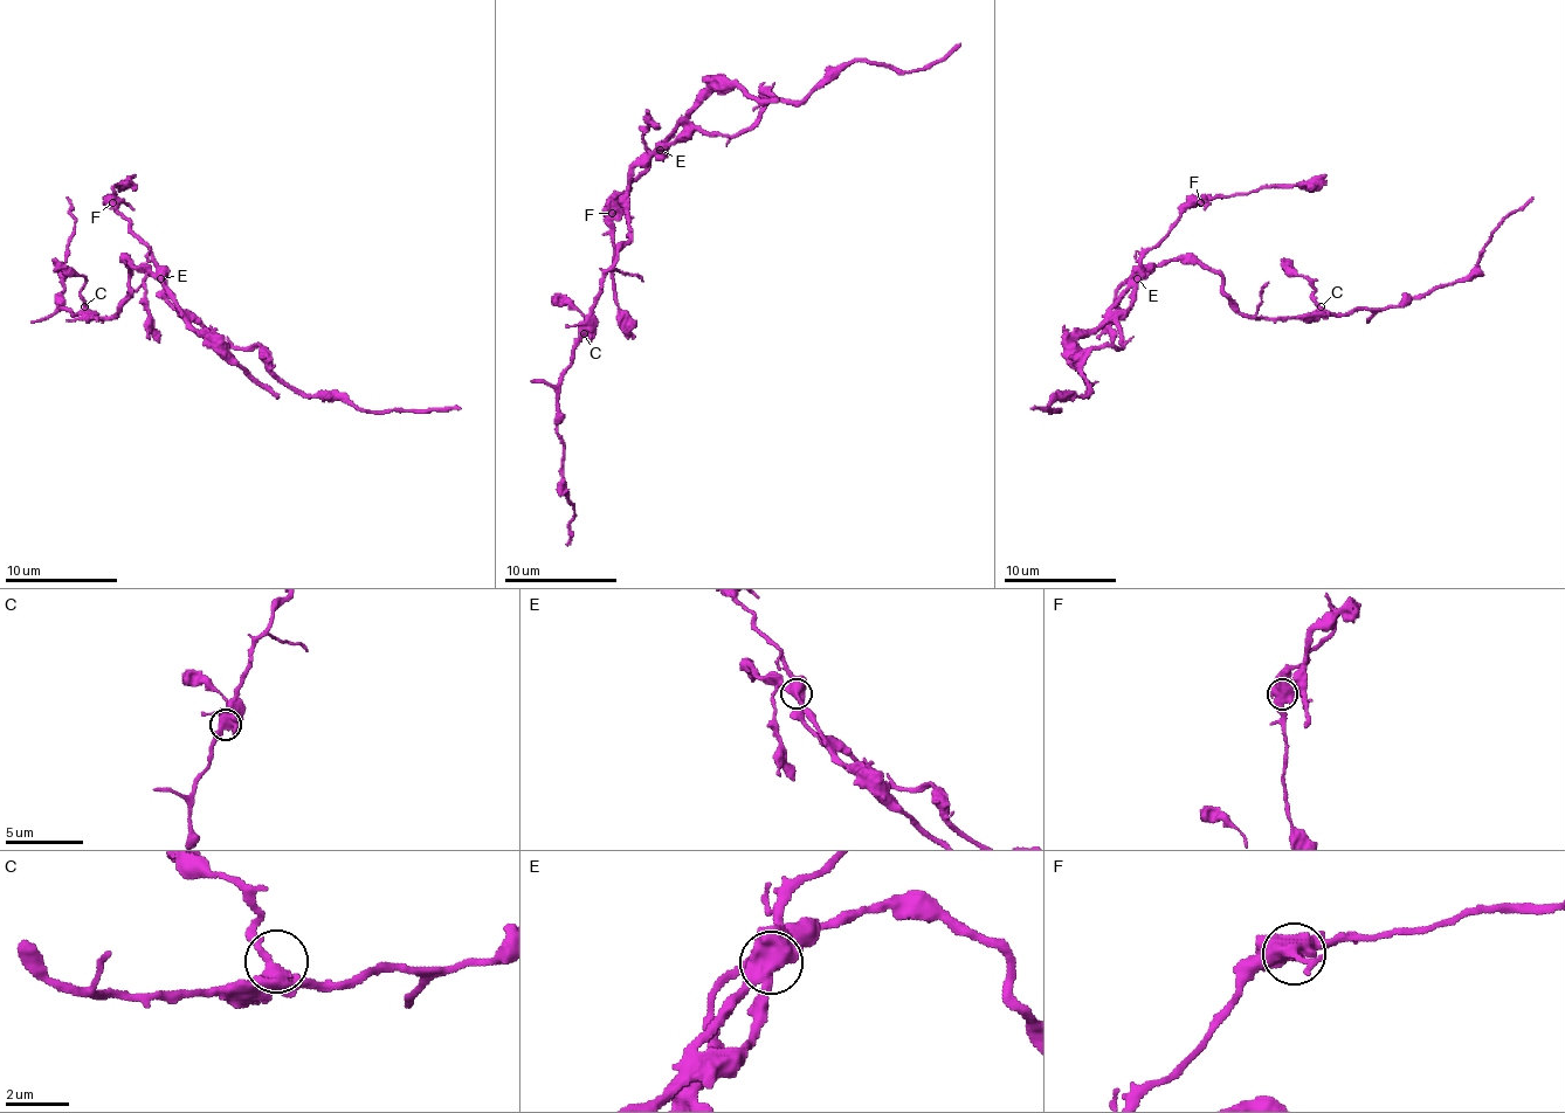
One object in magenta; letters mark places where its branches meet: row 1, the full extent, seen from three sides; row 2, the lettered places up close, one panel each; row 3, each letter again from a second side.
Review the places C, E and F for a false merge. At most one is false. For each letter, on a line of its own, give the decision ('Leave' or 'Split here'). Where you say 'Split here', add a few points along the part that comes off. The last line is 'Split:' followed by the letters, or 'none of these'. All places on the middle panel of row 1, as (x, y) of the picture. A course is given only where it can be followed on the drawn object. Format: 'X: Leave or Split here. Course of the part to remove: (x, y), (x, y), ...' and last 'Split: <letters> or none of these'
C: Leave
E: Split here. Course of the part to remove: (660, 151), (616, 199), (616, 323), (634, 339)
F: Leave
Split: E

